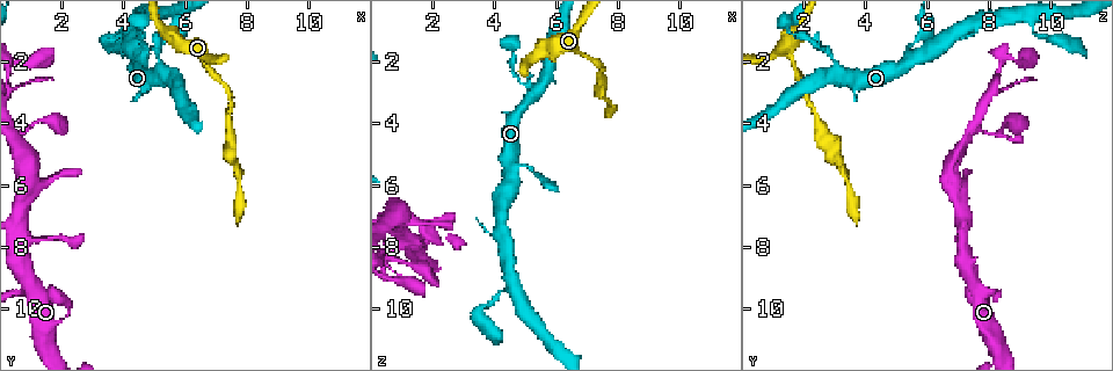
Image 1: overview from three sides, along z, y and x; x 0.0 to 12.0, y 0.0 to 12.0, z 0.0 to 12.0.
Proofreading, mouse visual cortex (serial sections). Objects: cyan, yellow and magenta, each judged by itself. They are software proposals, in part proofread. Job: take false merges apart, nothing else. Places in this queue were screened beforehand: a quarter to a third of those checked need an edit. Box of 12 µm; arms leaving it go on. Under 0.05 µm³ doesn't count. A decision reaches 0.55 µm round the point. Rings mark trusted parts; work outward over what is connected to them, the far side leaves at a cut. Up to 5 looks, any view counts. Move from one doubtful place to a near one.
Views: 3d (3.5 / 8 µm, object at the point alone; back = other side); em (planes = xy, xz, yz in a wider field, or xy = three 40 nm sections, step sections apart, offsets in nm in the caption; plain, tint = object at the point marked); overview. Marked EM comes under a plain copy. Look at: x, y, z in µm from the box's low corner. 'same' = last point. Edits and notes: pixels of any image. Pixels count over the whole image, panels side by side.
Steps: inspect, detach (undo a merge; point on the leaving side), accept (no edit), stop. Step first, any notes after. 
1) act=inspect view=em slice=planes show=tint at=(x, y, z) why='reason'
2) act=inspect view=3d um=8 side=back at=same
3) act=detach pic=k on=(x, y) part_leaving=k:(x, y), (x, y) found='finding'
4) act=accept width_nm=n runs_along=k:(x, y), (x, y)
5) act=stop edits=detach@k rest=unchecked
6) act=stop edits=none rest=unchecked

act=inspect view=3d um=3.5 at=(4.3, 1.0, 9.4) why='narrows sharply'

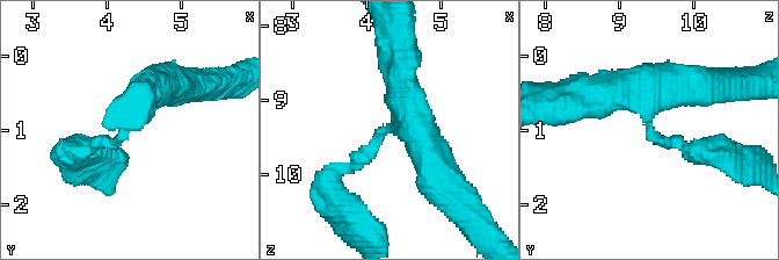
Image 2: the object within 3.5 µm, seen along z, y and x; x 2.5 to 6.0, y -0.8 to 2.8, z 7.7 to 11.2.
act=inspect view=em slice=xy step=3 show=tint at=(4.25, 1.00, 9.45) why='shape alone is not enough'

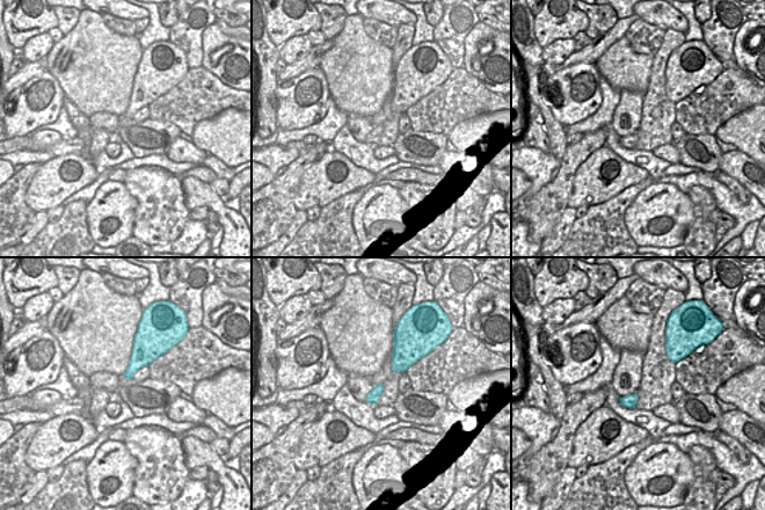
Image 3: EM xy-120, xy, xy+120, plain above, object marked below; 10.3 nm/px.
act=accept runs_along=2:(403, 80), (403, 122), (335, 175) found='all the same cell'

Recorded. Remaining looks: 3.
act=inspect view=3d um=3.5 at=(5.2, 2.5, 3.3) why='two arms in line, one across'

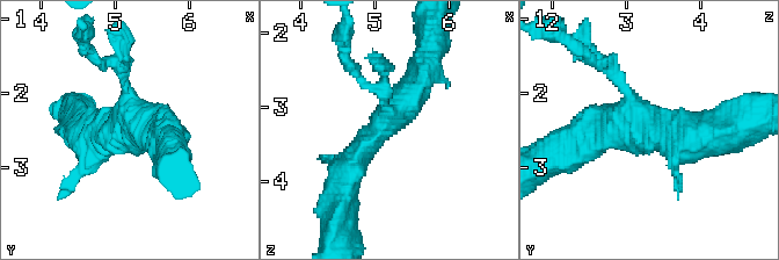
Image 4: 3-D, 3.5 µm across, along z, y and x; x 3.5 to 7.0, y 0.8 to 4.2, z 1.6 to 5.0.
act=inspect view=em slice=xy step=1 show=tint at=(5.20, 2.50, 3.20)

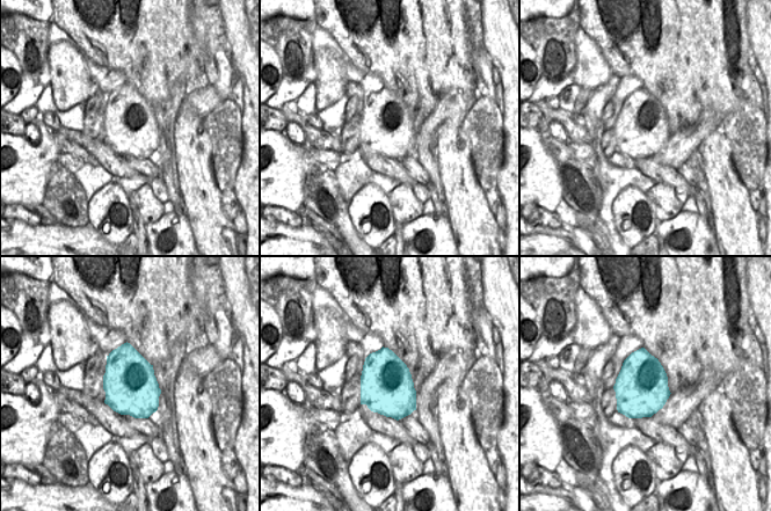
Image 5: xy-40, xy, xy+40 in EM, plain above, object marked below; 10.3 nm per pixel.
act=accept arms=3 runs_along=4:(343, 183), (426, 64) found='one cell here'

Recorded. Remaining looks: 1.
act=stop edits=none rest=unchecked

